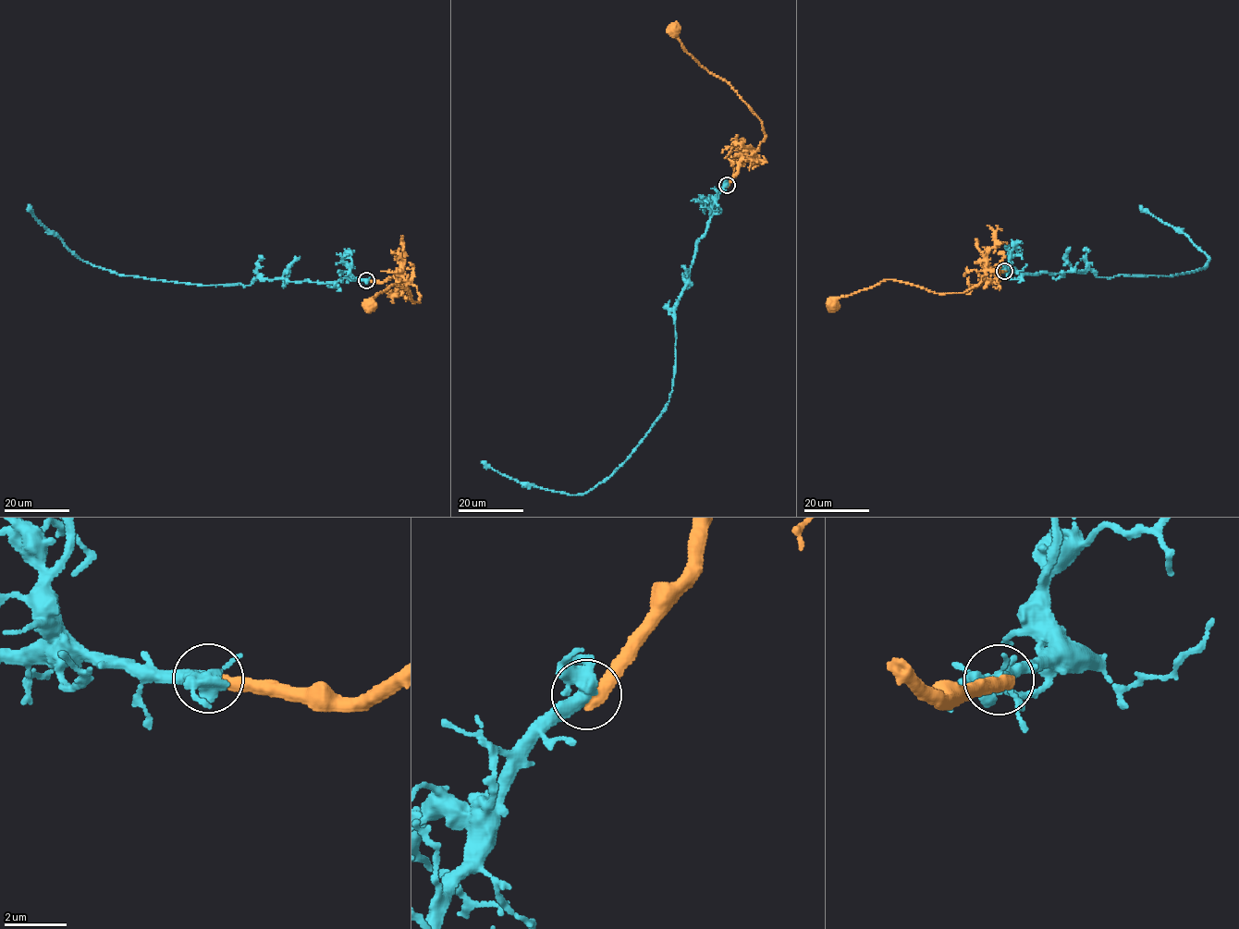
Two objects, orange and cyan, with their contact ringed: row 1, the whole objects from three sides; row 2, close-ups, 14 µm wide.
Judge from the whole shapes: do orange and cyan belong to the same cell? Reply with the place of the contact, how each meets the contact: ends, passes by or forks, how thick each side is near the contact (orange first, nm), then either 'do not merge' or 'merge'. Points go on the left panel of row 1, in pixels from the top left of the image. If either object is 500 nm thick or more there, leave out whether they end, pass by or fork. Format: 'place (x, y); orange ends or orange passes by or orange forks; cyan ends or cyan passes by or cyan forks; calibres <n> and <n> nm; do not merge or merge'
place (366, 280); orange ends; cyan forks; calibres 480 and 420 nm; merge

